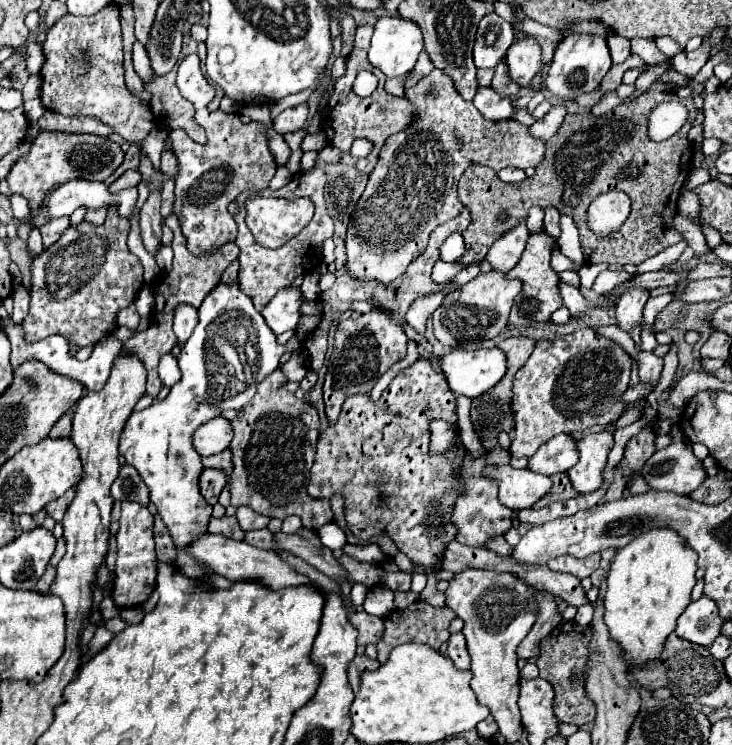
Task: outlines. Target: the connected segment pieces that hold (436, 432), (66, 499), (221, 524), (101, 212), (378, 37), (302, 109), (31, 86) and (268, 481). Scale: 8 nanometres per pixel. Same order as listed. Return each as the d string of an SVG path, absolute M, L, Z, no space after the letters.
M442 420L432 422L432 454L448 452L454 438L456 438L456 430L452 424L444 424Z
M70 488L70 490L66 490L66 494L64 496L60 496L58 500L52 500L44 510L46 510L46 514L48 516L52 516L56 522L60 522L62 520L62 516L64 516L64 512L66 512L66 508L70 506L70 502L72 502L72 498L74 498L74 488Z
M230 516L212 518L208 524L208 530L212 534L222 534L222 536L228 536L232 540L244 540L244 530L238 526L238 520L230 518Z
M100 208L100 209L90 209L87 210L84 220L90 222L93 225L100 226L104 223L106 219L106 208Z
M380 18L374 28L368 60L388 78L404 76L414 68L422 50L422 32L416 30L416 24L402 18Z
M306 102L298 104L294 108L288 108L280 116L274 118L274 130L278 134L300 130L304 126L304 122L306 122L306 116L308 116L308 104Z
M36 74L36 76L30 76L26 86L22 88L22 100L28 102L28 100L34 100L40 96L40 86L42 86L42 78Z
M274 370L268 378L260 382L260 388L256 390L256 396L238 410L238 416L230 422L234 430L234 438L228 446L232 452L232 478L230 478L230 504L234 508L238 506L248 506L254 512L260 512L270 518L280 518L284 520L286 516L300 516L304 528L308 530L318 530L326 522L332 520L332 510L328 500L314 500L308 496L306 486L310 480L310 468L314 460L314 448L316 440L320 434L320 422L316 408L312 404L306 404L304 400L298 400L292 392L286 390L288 378L280 372Z

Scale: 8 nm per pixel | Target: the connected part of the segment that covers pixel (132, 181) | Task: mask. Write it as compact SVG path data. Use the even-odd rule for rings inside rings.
M126 170L110 188L112 192L118 192L122 188L130 188L130 186L138 186L138 182L142 180L142 174L138 170Z

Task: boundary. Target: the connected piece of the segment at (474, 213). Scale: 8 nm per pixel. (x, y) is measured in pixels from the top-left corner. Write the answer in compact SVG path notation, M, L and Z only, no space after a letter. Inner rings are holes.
M648 90L644 94L638 96L638 100L634 102L626 102L620 104L618 108L614 108L612 112L608 112L606 116L594 116L594 114L566 114L560 130L546 142L546 154L542 158L542 162L536 166L536 172L532 178L522 180L520 184L504 184L496 172L492 172L490 168L484 168L480 164L474 164L472 168L468 168L468 172L464 172L464 176L460 178L458 184L458 196L464 202L464 206L470 210L470 226L462 232L464 236L464 246L466 252L462 258L458 258L456 262L462 264L464 268L468 268L474 262L482 262L486 252L490 250L490 246L506 232L510 232L514 226L518 226L522 220L528 218L528 210L532 206L540 206L542 210L554 206L560 214L566 214L570 218L574 218L574 224L580 232L580 244L582 244L582 252L588 264L640 264L646 258L662 252L664 248L676 244L682 240L682 236L672 228L672 218L676 214L676 202L680 196L680 190L684 186L684 180L688 176L690 170L690 160L692 160L692 146L688 142L688 130L692 128L692 122L696 118L696 106L692 98L678 98L676 94L666 94L666 92L656 92L656 90ZM666 100L678 100L682 102L688 110L690 110L690 118L684 124L684 128L670 138L668 142L650 142L648 140L648 114L652 112L652 108L656 108L660 102ZM610 190L620 190L624 194L630 196L632 200L632 210L628 220L622 224L622 228L608 236L608 238L600 238L596 236L592 230L588 230L586 224L586 212L588 212L588 204ZM498 212L508 212L508 220L500 222L496 216Z

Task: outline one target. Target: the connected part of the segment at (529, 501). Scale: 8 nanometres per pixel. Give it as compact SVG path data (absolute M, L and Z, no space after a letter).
M488 466L482 474L498 480L498 500L514 512L530 508L552 486L550 478L528 468L516 470L512 466Z

